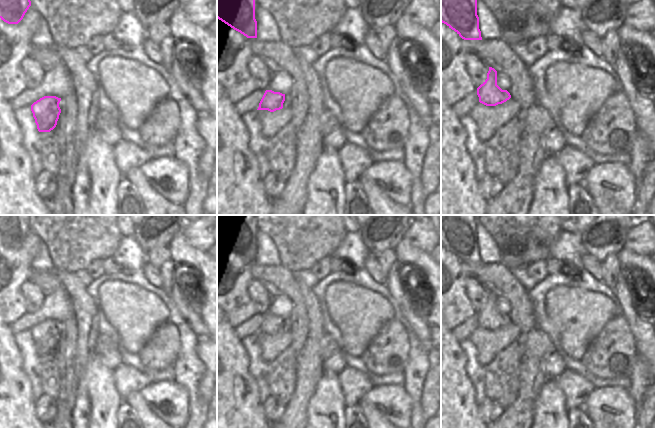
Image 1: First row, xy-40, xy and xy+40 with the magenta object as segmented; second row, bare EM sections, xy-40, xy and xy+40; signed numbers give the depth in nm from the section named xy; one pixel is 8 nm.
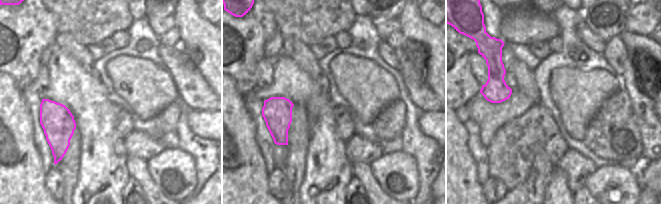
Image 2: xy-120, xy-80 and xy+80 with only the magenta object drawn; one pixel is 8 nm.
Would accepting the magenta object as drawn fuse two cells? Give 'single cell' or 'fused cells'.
single cell

